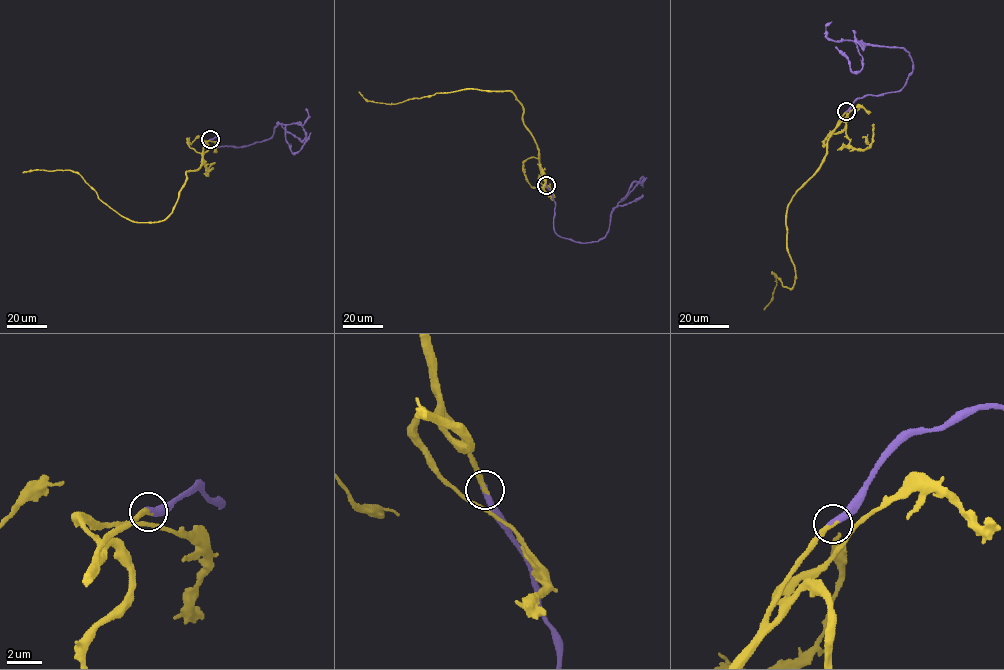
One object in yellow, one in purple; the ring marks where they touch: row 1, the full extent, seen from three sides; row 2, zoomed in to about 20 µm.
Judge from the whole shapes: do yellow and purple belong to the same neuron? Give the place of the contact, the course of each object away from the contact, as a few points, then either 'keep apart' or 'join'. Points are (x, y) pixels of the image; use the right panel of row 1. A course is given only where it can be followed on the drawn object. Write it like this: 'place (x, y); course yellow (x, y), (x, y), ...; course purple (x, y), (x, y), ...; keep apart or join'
place (846, 111); course yellow (846, 111), (828, 141), (824, 160), (787, 207), (794, 285), (784, 287), (772, 273), (772, 298), (763, 310); course purple (846, 111), (863, 96), (899, 91), (913, 63), (903, 48), (860, 41), (862, 68), (853, 72), (835, 46); join

